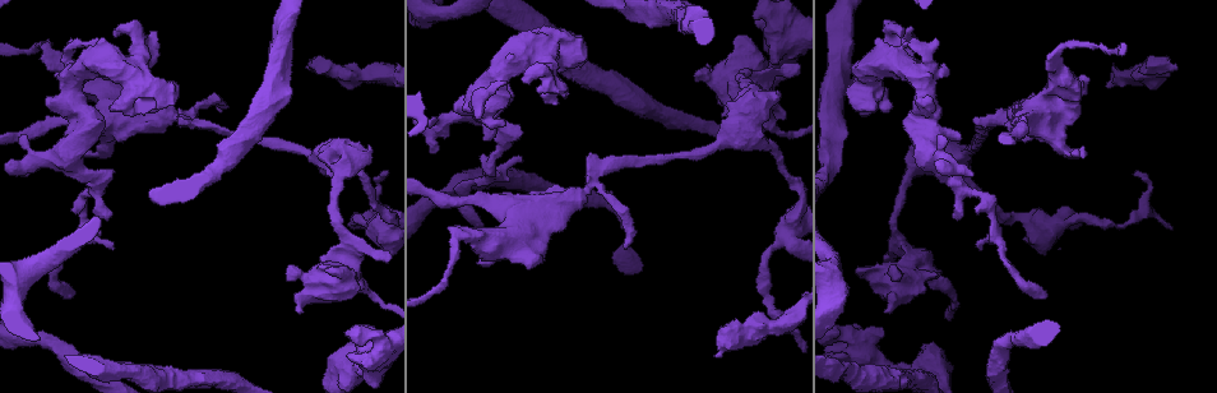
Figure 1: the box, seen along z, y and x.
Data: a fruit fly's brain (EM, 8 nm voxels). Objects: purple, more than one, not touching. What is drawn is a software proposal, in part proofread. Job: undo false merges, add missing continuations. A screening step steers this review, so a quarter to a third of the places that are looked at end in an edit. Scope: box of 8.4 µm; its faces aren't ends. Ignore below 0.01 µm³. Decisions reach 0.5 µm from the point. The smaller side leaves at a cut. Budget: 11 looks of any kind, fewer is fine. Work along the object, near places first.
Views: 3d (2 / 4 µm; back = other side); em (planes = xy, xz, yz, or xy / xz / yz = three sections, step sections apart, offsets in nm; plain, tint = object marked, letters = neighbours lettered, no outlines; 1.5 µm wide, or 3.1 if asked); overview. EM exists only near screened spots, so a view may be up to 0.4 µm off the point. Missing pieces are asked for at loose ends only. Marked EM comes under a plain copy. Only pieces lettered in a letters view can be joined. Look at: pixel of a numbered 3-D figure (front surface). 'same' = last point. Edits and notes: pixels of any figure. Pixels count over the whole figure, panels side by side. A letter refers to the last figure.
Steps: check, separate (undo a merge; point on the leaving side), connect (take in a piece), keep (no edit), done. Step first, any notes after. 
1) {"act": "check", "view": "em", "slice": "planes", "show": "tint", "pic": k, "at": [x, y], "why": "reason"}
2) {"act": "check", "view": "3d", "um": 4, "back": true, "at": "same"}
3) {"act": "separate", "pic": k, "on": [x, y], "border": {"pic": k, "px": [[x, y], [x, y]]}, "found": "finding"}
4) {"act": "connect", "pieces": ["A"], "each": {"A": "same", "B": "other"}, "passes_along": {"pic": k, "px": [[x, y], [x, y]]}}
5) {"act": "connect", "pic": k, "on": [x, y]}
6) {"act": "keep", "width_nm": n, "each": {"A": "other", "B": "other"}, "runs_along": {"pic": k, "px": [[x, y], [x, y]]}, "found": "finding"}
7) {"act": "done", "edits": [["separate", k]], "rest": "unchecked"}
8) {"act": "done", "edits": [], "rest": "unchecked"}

{"act": "check", "view": "em", "slice": "planes", "show": "tint", "pic": 1, "at": [361, 371], "why": "thin neck"}

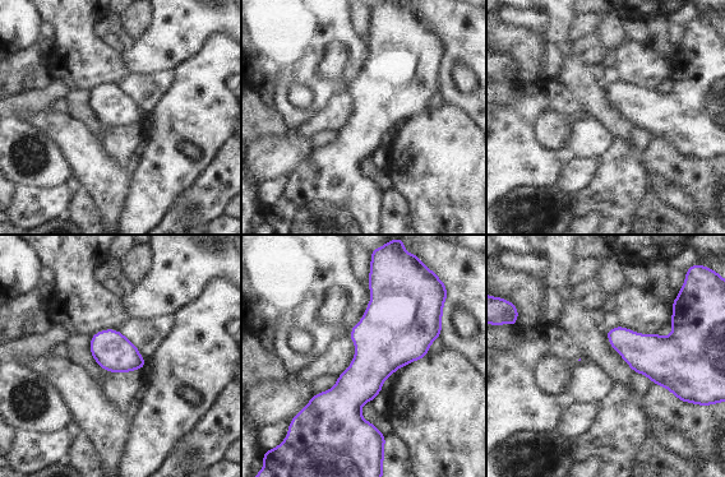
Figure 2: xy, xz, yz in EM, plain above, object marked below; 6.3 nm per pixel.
{"act": "check", "view": "em", "slice": "planes", "show": "letters", "at": "same"}

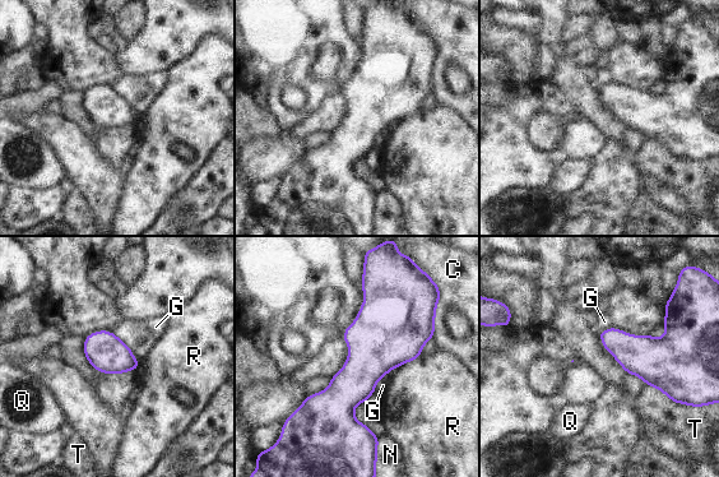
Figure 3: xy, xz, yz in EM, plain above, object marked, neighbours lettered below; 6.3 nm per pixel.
{"act": "keep", "each": {"C": "other", "G": "other", "N": "other", "Q": "other", "R": "other", "T": "other"}, "found": "continuous, no second neuron"}

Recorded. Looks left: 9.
{"act": "check", "view": "em", "slice": "planes", "show": "letters", "pic": 1, "at": [586, 187], "why": "arms part here"}

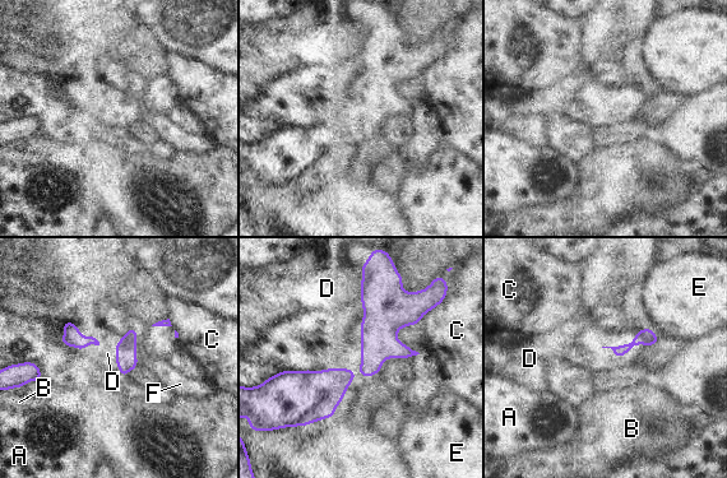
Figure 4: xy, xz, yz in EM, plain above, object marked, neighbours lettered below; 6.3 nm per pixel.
{"act": "keep", "width_nm": 70, "each": {"A": "other", "B": "other", "C": "other", "D": "other", "E": "other", "F": "other"}, "border": {"pic": 4, "px": [[359, 324], [360, 367]]}, "found": "continuous, no second neuron"}

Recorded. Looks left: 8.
{"act": "check", "view": "3d", "um": 4, "back": true, "pic": 1, "at": [75, 291], "why": "branch stops here"}

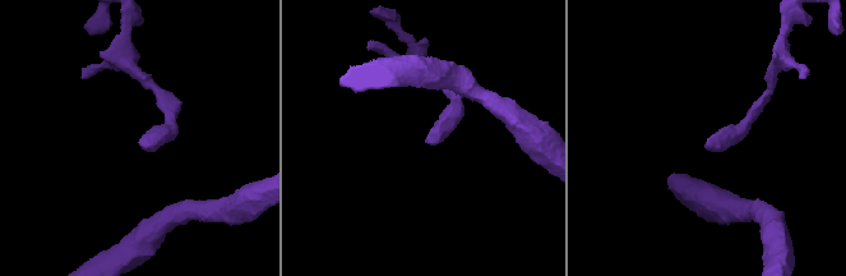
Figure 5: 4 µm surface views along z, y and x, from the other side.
{"act": "check", "view": "em", "slice": "xy", "step": 4, "show": "tint", "pic": 5, "at": [140, 144]}

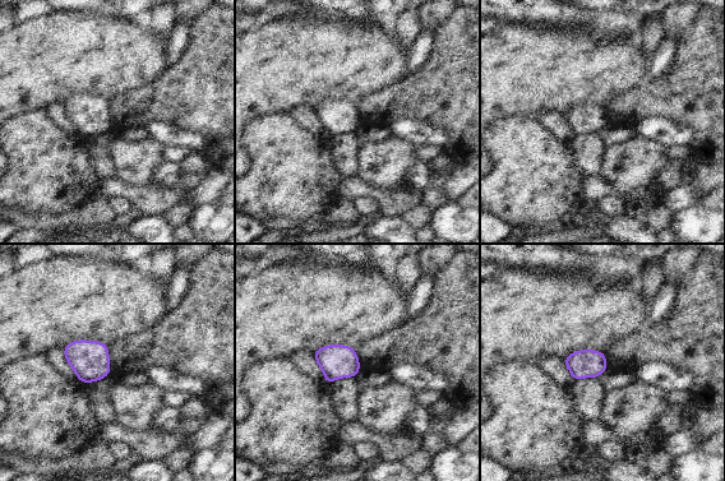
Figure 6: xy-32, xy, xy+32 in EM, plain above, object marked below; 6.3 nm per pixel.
{"act": "check", "view": "em", "slice": "planes", "show": "letters", "at": "same"}

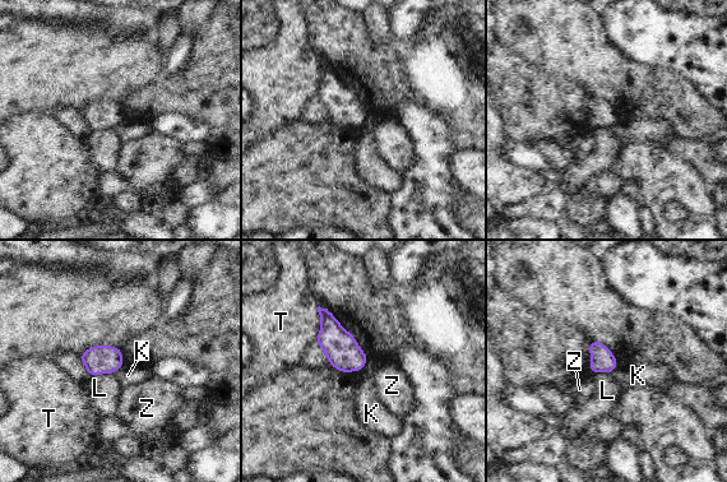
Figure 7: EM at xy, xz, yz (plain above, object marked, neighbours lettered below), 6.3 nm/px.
{"act": "keep", "each": {"K": "other", "L": "other", "T": "other", "Z": "other"}, "border": {"pic": 7, "px": [[369, 358], [359, 371]]}, "found": "no lettered piece goes on from it"}

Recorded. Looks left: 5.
{"act": "check", "view": "em", "slice": "xy", "step": 8, "show": "letters", "pic": 1, "at": [112, 247], "why": "an open end"}

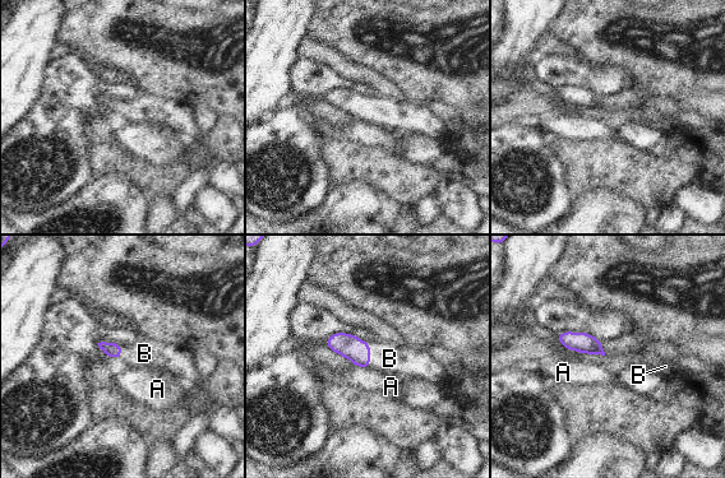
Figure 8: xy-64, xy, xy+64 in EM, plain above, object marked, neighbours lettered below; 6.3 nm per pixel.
{"act": "connect", "pieces": ["B"], "width_nm": 100, "each": {"A": "other", "B": "same"}, "passes_along": {"pic": 8, "px": [[349, 346], [369, 354], [402, 361]]}, "found": "the neuron continues"}

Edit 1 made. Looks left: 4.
{"act": "check", "view": "3d", "um": 4, "pic": 1, "at": [1057, 225], "why": "thick turns thin"}

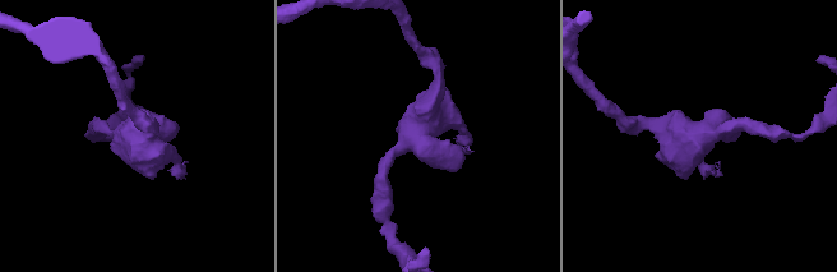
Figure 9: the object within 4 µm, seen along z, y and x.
{"act": "check", "view": "em", "slice": "xy", "step": 4, "show": "tint", "pic": 9, "at": [700, 135]}

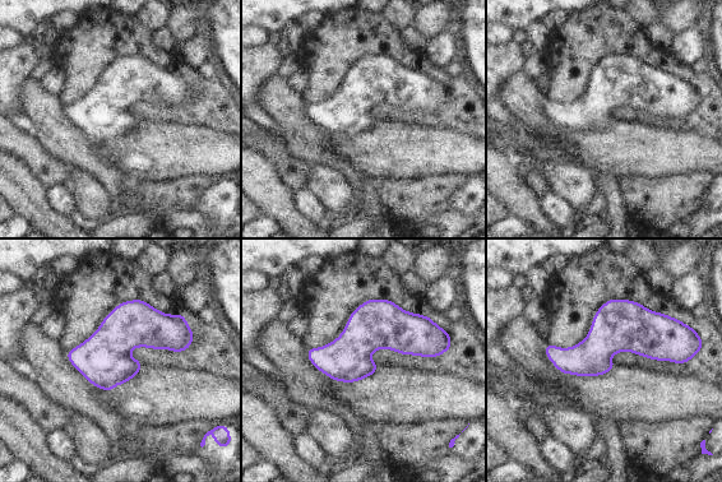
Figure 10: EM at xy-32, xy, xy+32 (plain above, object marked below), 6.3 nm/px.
{"act": "check", "view": "em", "slice": "planes", "show": "letters", "at": "same"}

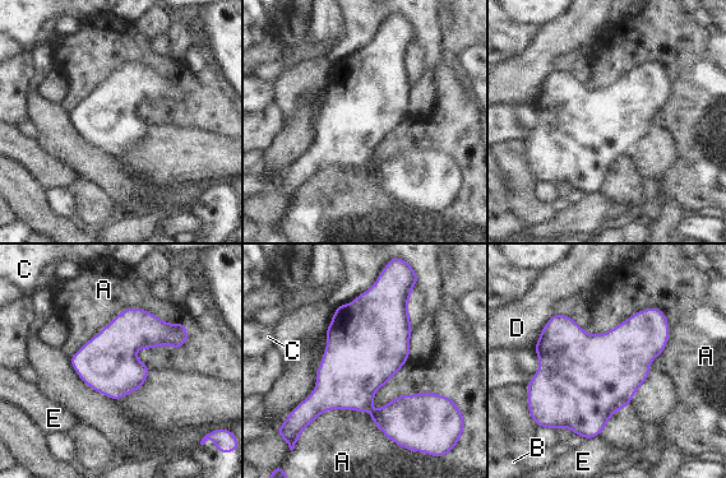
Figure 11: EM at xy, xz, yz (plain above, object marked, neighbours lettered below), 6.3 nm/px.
{"act": "keep", "each": {"A": "other", "B": "other", "C": "other", "D": "other", "E": "other"}, "border": {"pic": 11, "px": [[405, 394], [303, 428]]}, "found": "all the same neuron"}

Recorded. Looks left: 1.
{"act": "done", "edits": [["connect", 8]], "rest": "unchecked"}

